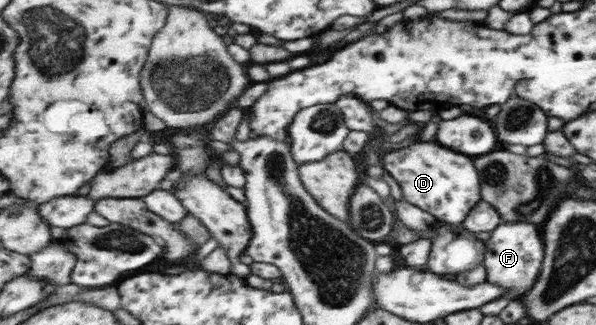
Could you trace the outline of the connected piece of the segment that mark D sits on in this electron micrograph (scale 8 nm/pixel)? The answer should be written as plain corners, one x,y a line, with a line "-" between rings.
419,142
399,150
387,150
380,160
385,172
399,185
404,201
428,212
437,222
461,224
467,212
481,200
479,178
471,158
455,154
433,142

